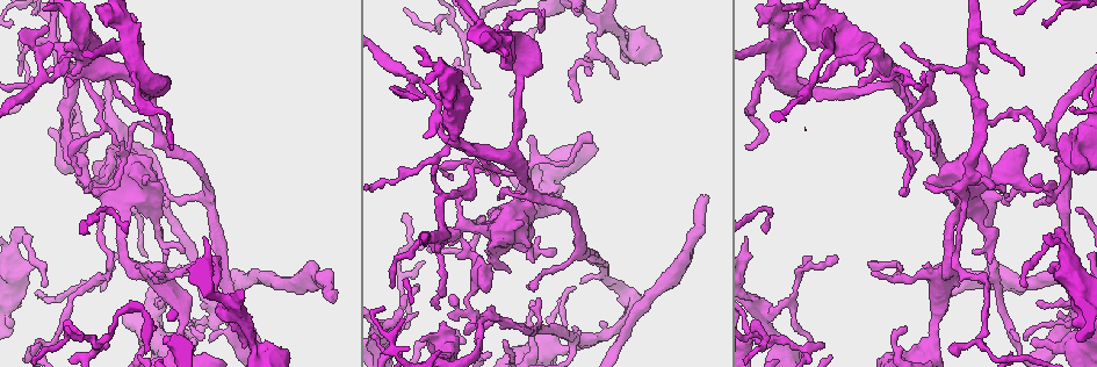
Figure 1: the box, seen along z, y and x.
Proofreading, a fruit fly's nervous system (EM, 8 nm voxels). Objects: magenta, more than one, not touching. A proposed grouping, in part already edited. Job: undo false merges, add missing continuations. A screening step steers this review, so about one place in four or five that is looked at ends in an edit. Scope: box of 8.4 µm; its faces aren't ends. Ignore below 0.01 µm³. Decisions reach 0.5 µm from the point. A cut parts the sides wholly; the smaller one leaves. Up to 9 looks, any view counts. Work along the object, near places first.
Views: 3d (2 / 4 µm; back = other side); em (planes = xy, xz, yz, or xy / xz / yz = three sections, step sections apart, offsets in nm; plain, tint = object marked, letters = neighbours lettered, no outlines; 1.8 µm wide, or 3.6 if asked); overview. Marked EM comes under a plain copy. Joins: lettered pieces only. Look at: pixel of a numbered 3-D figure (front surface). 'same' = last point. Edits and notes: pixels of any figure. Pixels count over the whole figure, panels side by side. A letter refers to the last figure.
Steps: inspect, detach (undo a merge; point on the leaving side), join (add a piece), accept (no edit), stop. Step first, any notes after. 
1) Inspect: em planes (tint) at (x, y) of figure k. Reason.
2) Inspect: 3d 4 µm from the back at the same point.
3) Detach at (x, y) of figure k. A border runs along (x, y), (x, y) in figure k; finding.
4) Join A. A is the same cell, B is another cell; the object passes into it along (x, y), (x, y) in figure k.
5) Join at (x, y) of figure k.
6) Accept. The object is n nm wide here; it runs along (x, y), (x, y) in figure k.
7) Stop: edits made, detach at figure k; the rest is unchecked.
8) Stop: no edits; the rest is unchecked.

Inspect: 3d 4 µm at (76, 52) of figure 1.

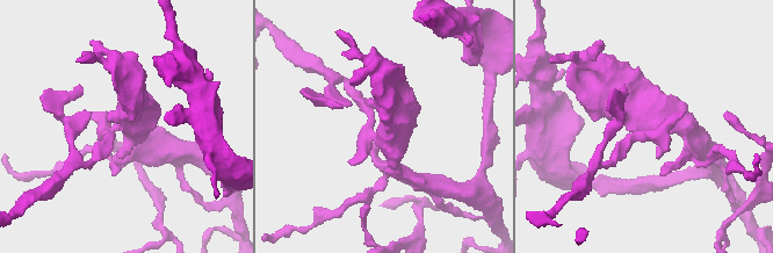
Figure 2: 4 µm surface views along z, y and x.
Inspect: em 3.6 µm xz step 4 (letters) at (654, 126) of figure 2.

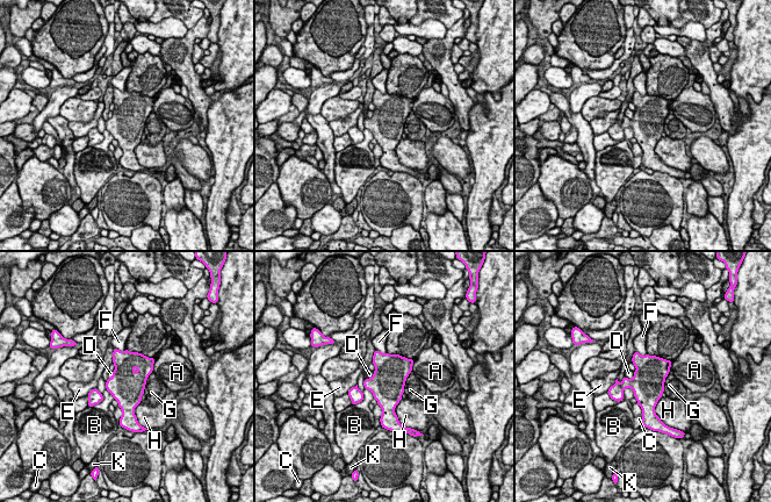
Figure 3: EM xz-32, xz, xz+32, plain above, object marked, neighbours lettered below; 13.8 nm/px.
Accept. A, B, C, D, E, F, G, H and K are other cells; a border runs along (622, 389), (631, 388), (634, 396) in figure 3; continuous, no second cell.

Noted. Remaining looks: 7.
Inspect: em planes (tint) at (590, 140) of figure 1. Branch stops here.

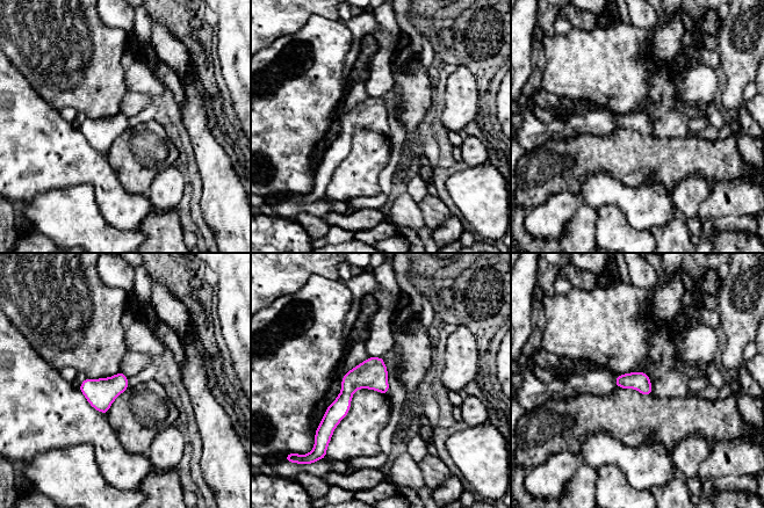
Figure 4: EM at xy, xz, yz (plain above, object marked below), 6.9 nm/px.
Inspect: em planes (letters) at the same point.

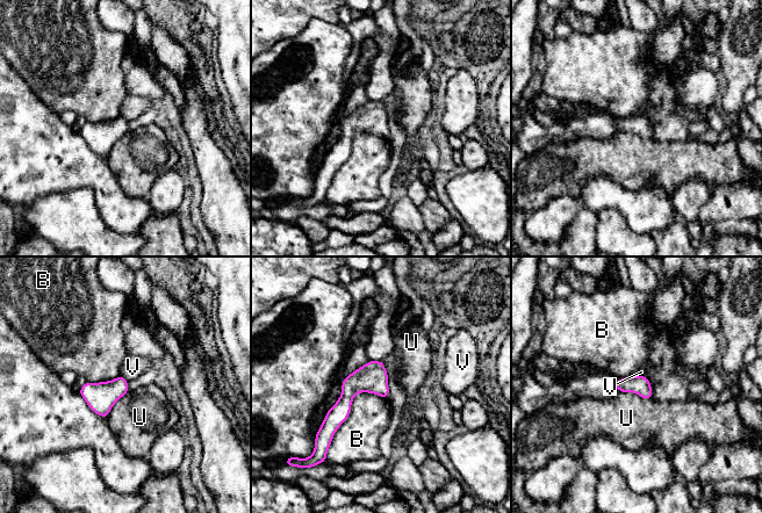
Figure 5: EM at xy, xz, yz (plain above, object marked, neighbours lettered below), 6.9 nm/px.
Accept. B, U and V are other cells; it runs along (379, 363), (346, 396), (328, 431) in figure 5; no lettered piece goes on from it.

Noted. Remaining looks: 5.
Inspect: 3d 4 µm at (585, 343) of figure 1. Abrupt turn.

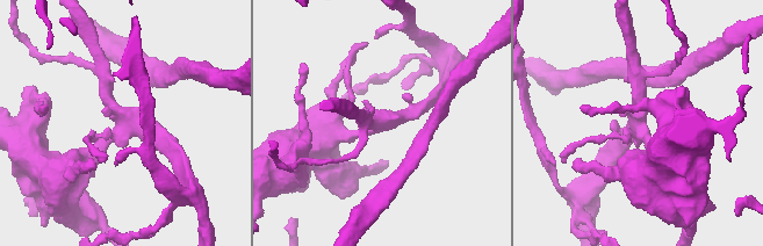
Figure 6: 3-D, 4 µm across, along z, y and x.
Inspect: em yz step 16 (tint) at (382, 124) of figure 6.

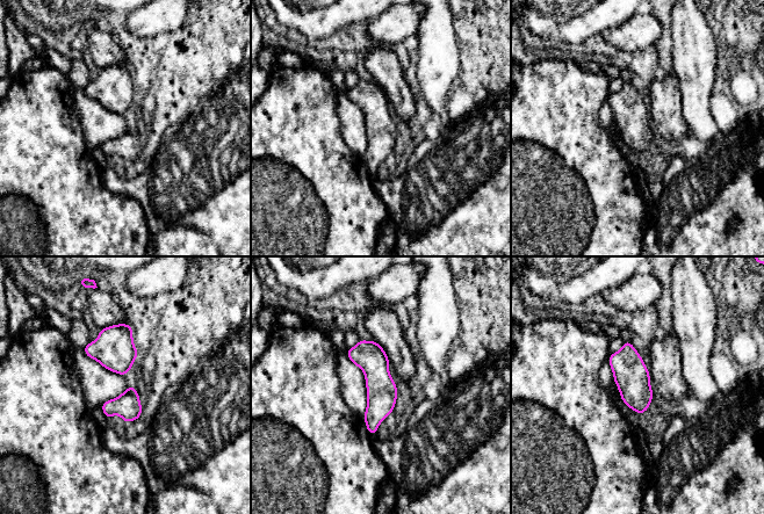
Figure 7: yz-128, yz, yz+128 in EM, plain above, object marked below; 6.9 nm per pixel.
Inspect: em planes (letters) at the same point.

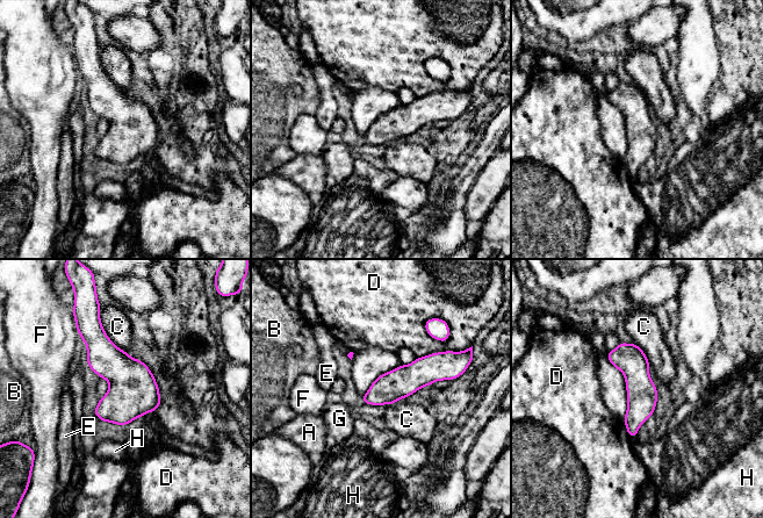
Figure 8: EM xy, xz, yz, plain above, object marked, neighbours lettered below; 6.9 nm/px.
Accept. A, B, C, D, E, F, G and H are other cells; it runs along (623, 345), (636, 372), (633, 434) in figure 8; all the same cell.

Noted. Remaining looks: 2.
Stop: no edits; the rest is unchecked.

